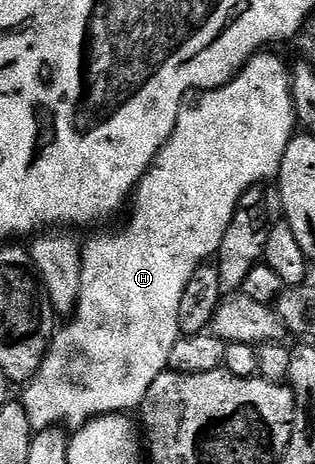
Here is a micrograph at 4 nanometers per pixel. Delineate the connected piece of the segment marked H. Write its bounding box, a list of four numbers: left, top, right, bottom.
[23,50,299,430]

